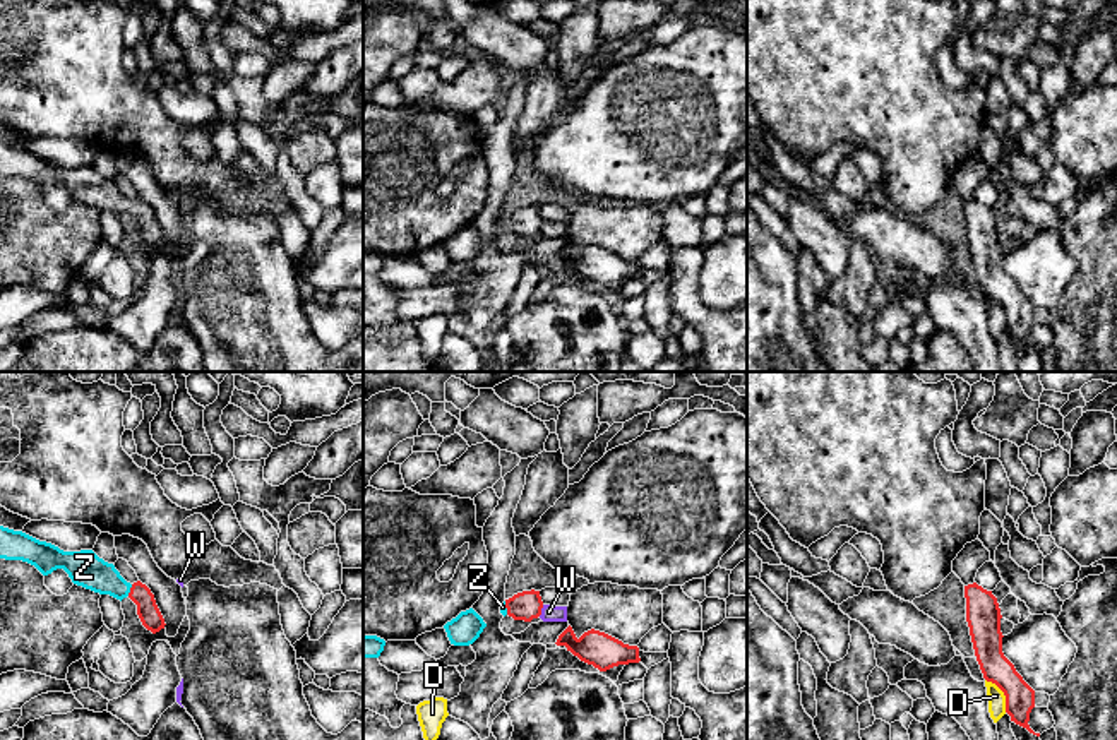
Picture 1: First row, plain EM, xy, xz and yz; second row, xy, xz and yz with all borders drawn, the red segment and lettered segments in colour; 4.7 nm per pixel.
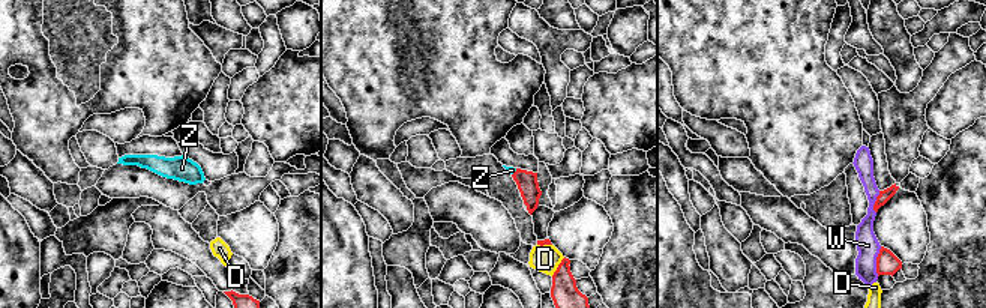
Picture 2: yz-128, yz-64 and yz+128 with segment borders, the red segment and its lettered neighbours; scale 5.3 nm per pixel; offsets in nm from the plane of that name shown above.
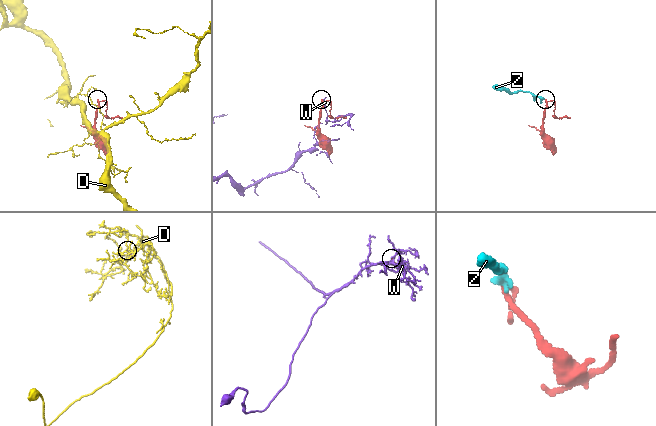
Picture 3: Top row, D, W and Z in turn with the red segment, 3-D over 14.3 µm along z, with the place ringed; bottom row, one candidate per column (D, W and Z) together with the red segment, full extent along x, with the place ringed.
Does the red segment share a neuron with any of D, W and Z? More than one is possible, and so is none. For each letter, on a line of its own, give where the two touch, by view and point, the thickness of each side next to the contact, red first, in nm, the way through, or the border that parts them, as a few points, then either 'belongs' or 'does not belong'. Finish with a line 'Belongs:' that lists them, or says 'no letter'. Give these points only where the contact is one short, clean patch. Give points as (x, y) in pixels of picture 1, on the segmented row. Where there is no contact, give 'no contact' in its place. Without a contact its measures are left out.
D: contact yz (1004, 694); calibres 140 and 80 nm; border yz (985, 679), (1003, 692), (1006, 711); does not belong
W: contact xz (540, 610); calibres 140 and 80 nm; does not belong
Z: contact xy (131, 590); calibres 100 and 170 nm; way xy (141, 595), (131, 590), (122, 590), (84, 567); belongs
Belongs: Z

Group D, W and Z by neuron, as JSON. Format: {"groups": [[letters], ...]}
{"groups": [["D"], ["W"], ["Z"]]}

